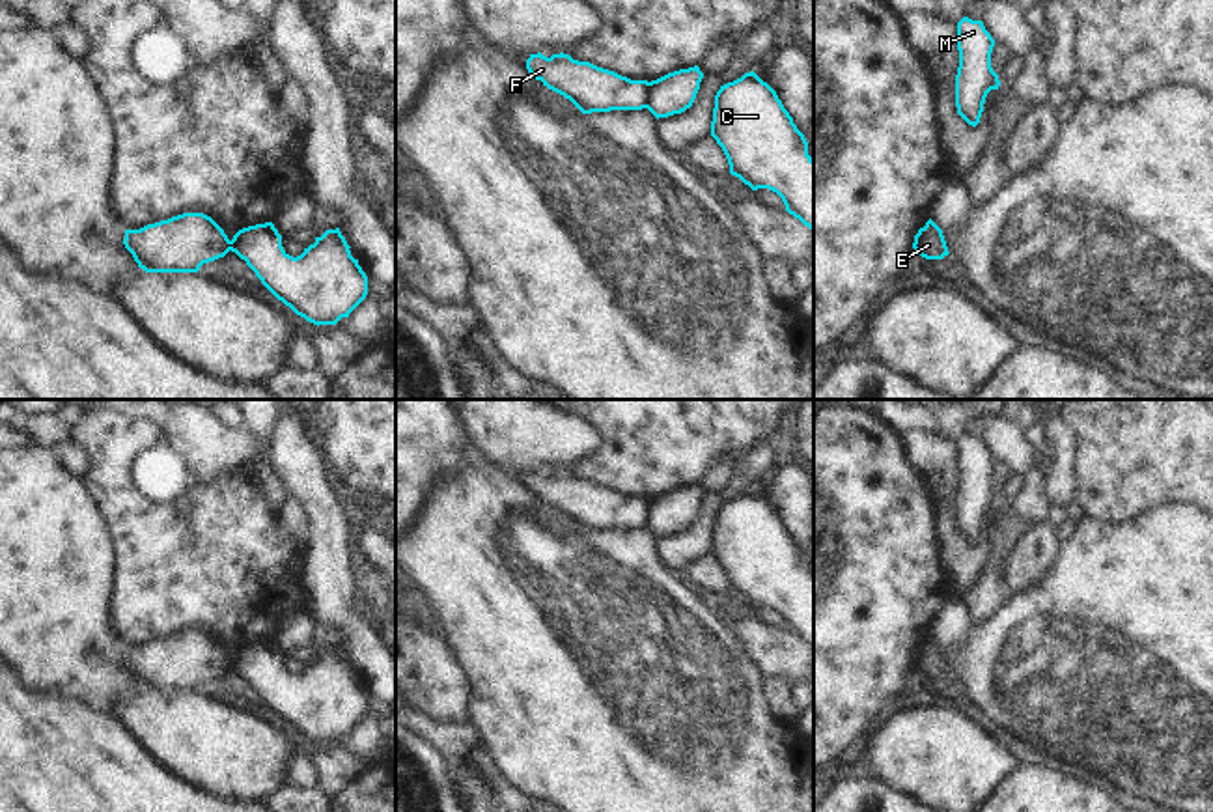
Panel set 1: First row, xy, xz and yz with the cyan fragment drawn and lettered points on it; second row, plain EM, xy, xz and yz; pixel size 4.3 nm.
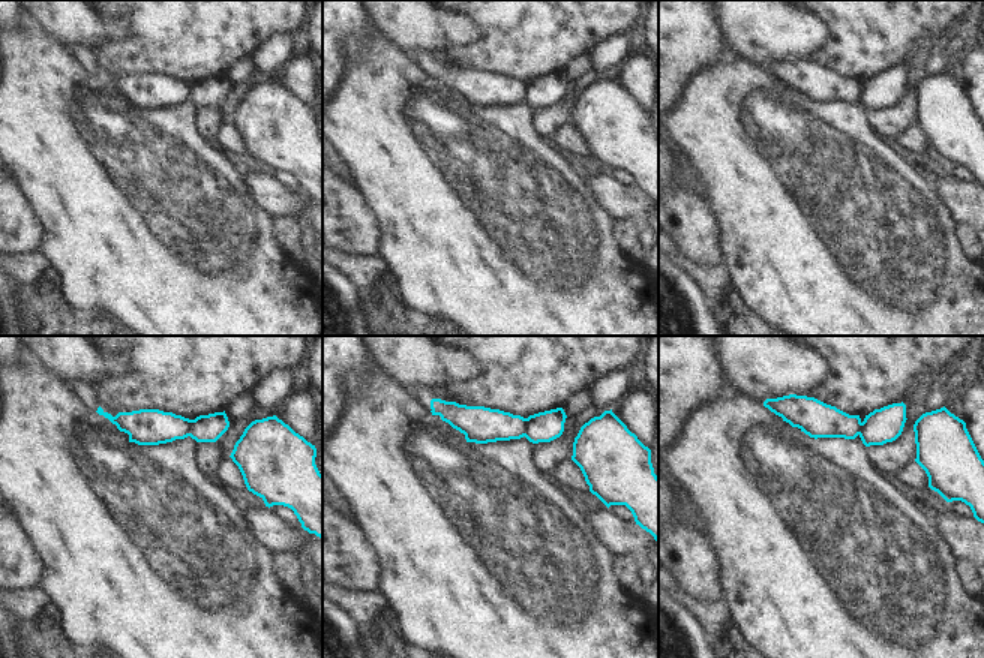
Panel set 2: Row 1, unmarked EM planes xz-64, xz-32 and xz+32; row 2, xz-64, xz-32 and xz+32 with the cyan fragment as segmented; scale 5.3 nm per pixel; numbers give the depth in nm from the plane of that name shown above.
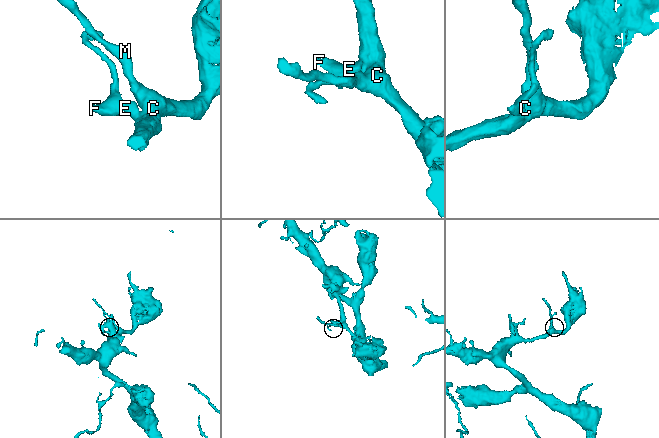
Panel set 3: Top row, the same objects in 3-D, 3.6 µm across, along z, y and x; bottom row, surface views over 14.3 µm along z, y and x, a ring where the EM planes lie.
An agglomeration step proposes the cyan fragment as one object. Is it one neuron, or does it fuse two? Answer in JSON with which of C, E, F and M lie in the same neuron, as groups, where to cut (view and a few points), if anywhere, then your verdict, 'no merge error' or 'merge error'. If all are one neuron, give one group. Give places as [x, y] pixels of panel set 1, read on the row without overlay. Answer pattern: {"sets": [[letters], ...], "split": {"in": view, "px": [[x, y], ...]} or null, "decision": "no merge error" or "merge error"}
{"sets": [["C", "E", "M"], ["F"]], "split": {"in": "xz", "px": [[650, 501], [644, 525]]}, "decision": "merge error"}

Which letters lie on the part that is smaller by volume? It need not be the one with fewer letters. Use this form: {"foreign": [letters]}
{"foreign": ["F"]}

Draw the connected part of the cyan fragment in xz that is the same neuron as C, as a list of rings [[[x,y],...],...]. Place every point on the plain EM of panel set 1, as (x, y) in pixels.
[[[754,489],[717,510],[711,554],[722,566],[732,594],[752,609],[769,607],[776,610],[786,629],[814,650],[814,577],[808,573],[808,560],[776,510]]]

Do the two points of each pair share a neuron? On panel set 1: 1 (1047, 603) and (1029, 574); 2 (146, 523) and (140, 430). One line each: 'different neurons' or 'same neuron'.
1: different neurons
2: same neuron

